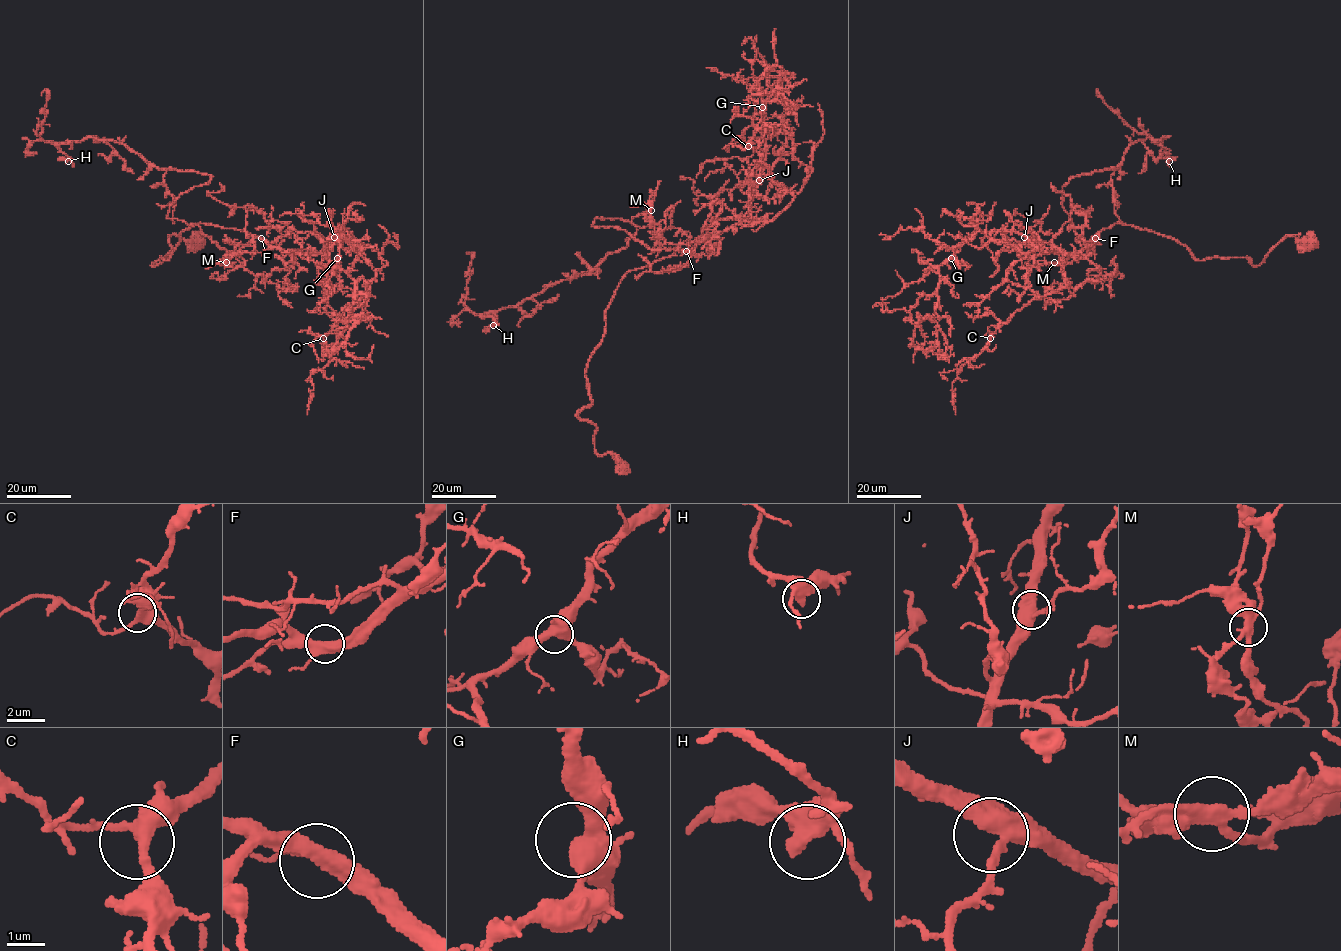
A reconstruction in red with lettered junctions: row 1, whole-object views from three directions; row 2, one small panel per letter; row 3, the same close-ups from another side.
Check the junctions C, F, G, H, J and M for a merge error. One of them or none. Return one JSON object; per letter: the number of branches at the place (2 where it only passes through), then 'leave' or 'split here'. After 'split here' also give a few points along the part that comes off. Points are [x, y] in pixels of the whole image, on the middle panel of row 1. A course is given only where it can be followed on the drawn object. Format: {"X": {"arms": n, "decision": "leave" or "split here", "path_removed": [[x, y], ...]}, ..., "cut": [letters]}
{"C": {"arms": 3, "decision": "leave"}, "F": {"arms": 3, "decision": "leave"}, "G": {"arms": 3, "decision": "leave"}, "H": {"arms": 3, "decision": "leave"}, "J": {"arms": 3, "decision": "leave"}, "M": {"arms": 3, "decision": "leave"}, "cut": []}

